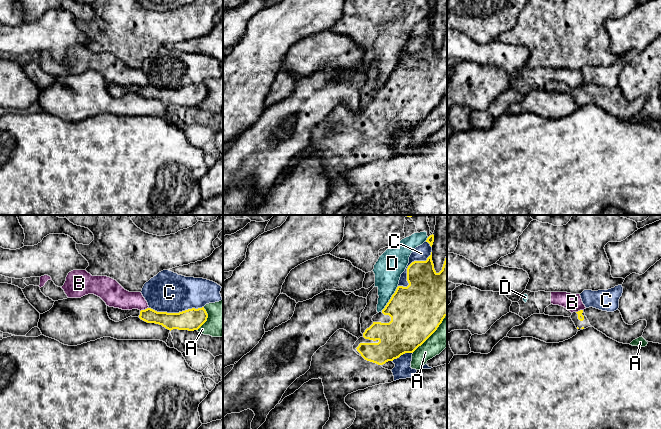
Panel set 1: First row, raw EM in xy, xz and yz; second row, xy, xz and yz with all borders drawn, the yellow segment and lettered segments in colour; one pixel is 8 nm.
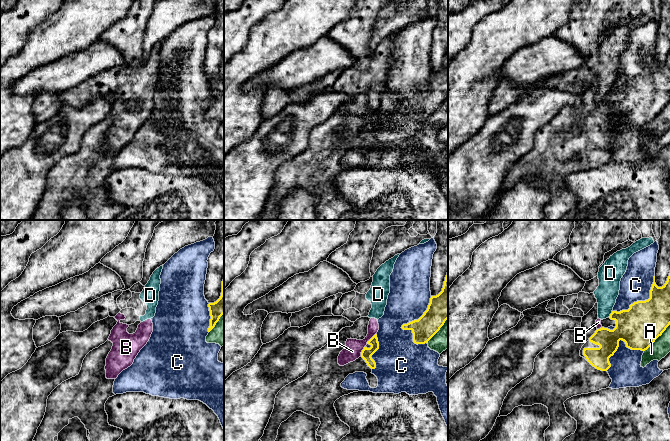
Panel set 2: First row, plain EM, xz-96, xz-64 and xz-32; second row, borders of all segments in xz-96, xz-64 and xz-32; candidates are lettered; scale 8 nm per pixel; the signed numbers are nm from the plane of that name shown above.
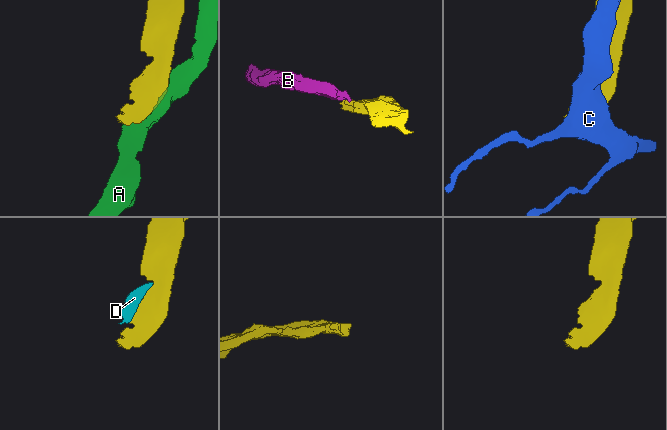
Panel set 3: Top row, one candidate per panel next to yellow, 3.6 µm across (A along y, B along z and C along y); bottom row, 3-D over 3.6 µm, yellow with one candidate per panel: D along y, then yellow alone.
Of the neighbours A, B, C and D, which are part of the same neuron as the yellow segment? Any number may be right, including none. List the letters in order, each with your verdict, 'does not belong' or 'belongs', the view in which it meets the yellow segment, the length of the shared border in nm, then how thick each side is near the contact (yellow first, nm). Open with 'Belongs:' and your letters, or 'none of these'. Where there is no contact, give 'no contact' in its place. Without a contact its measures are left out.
Belongs: none of these
A: does not belong; contact in xz; length 400 nm; calibres 420 and 190 nm
B: does not belong; contact in xy; length 80 nm; calibres 140 and 170 nm
C: does not belong; contact in xz; length 400 nm; calibres 320 and 120 nm
D: does not belong; contact in xz; length 240 nm; calibres 420 and 220 nm

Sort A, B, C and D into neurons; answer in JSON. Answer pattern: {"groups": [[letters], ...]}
{"groups": [["A"], ["B", "D"], ["C"]]}

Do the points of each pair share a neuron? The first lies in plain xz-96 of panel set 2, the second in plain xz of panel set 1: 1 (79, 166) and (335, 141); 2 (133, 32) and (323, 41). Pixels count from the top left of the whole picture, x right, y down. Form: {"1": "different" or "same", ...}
{"1": "same", "2": "different"}

